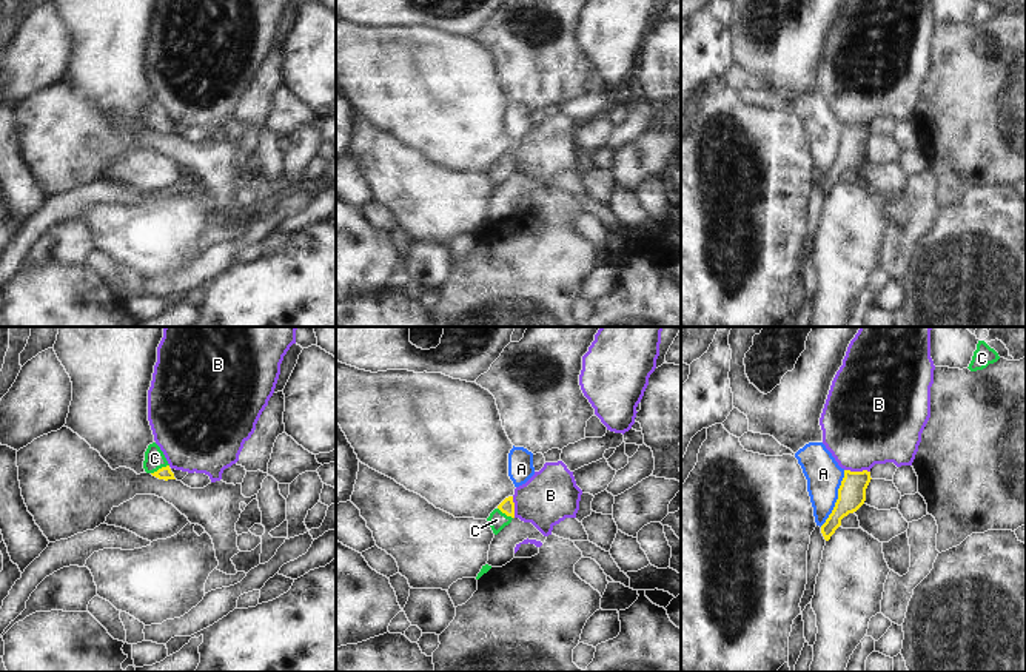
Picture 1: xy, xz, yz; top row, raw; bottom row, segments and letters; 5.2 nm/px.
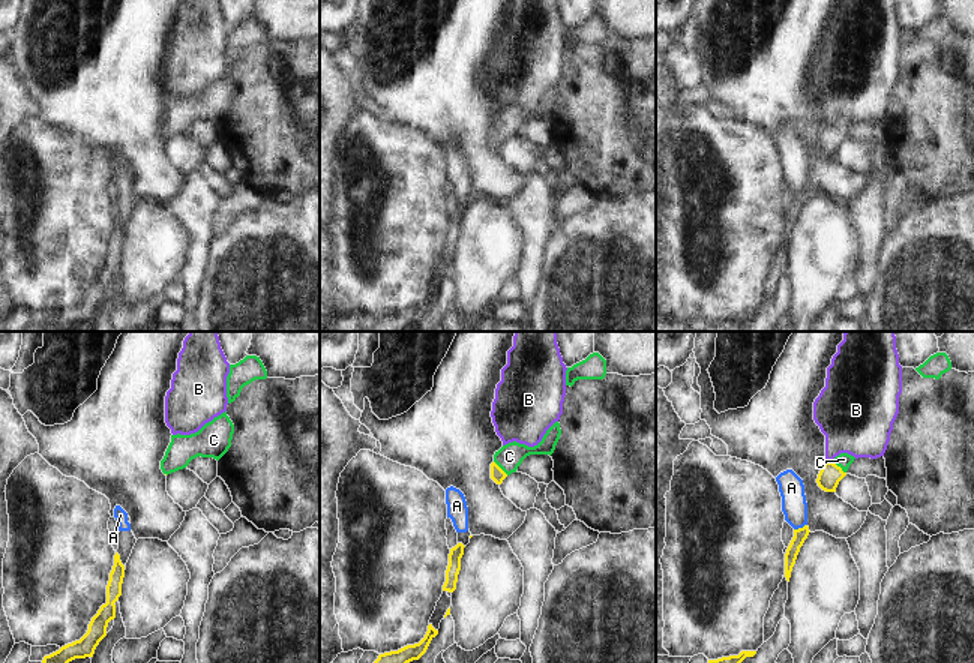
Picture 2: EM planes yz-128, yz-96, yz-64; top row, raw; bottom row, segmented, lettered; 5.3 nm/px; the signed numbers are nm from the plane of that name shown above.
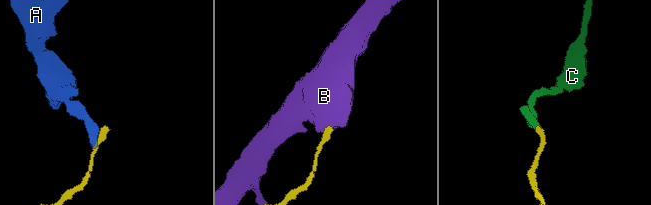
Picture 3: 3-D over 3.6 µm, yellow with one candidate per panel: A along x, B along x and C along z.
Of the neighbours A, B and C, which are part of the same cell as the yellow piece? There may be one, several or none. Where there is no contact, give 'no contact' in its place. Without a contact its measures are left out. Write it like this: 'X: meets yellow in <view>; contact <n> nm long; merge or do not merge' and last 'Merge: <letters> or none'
A: meets yellow in yz; contact 320 nm long; do not merge
B: meets yellow in yz; contact 140 nm long; do not merge
C: meets yellow in xy; contact 110 nm long; merge
Merge: C

